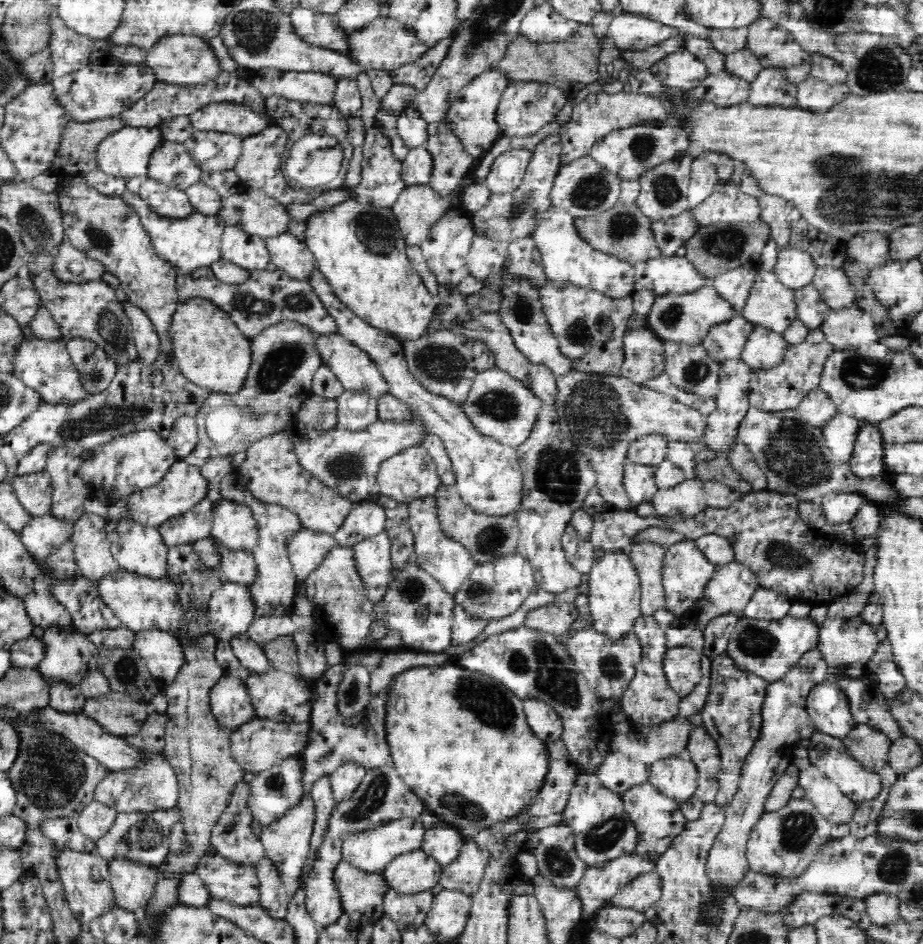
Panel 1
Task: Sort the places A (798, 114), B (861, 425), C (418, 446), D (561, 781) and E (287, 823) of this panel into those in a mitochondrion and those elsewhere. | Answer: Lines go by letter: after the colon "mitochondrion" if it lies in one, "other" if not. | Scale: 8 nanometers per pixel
A: other
B: other
C: other
D: other
E: other

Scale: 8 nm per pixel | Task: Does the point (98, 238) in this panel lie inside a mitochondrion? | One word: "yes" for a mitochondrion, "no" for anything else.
yes

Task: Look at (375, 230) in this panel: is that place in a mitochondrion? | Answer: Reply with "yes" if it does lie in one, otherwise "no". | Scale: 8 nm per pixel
yes

